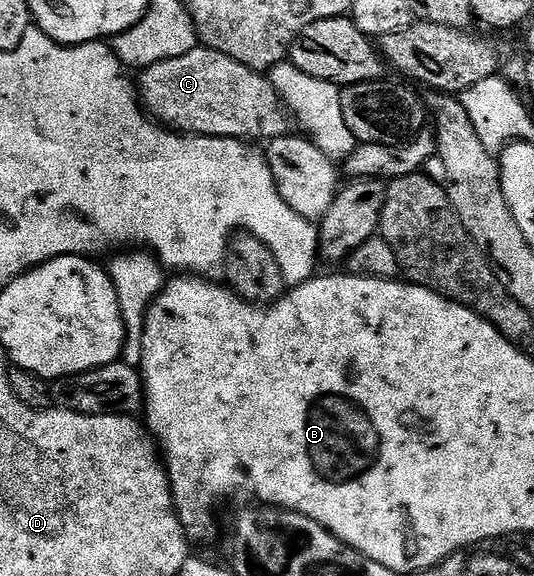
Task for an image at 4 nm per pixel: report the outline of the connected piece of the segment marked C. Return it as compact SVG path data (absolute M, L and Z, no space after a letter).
M199 45L183 50L180 57L141 68L140 75L140 99L145 110L159 124L179 133L269 141L291 130L291 116L269 78L211 47Z

